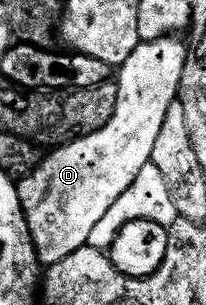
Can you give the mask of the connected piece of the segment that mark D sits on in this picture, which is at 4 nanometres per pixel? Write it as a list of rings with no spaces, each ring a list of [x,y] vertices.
[[[179,36],[163,37],[157,41],[145,41],[137,45],[134,55],[119,66],[120,77],[115,78],[118,87],[118,99],[114,107],[114,115],[106,127],[89,137],[71,141],[68,145],[53,148],[52,153],[43,158],[36,170],[19,182],[20,210],[28,224],[28,233],[32,236],[32,246],[36,249],[36,260],[47,267],[66,259],[74,251],[78,251],[88,243],[90,231],[102,220],[102,215],[114,207],[114,202],[130,183],[142,171],[142,167],[150,164],[154,139],[158,139],[158,131],[166,117],[166,111],[177,104],[182,83],[182,71],[186,67],[188,45],[180,42]]]

